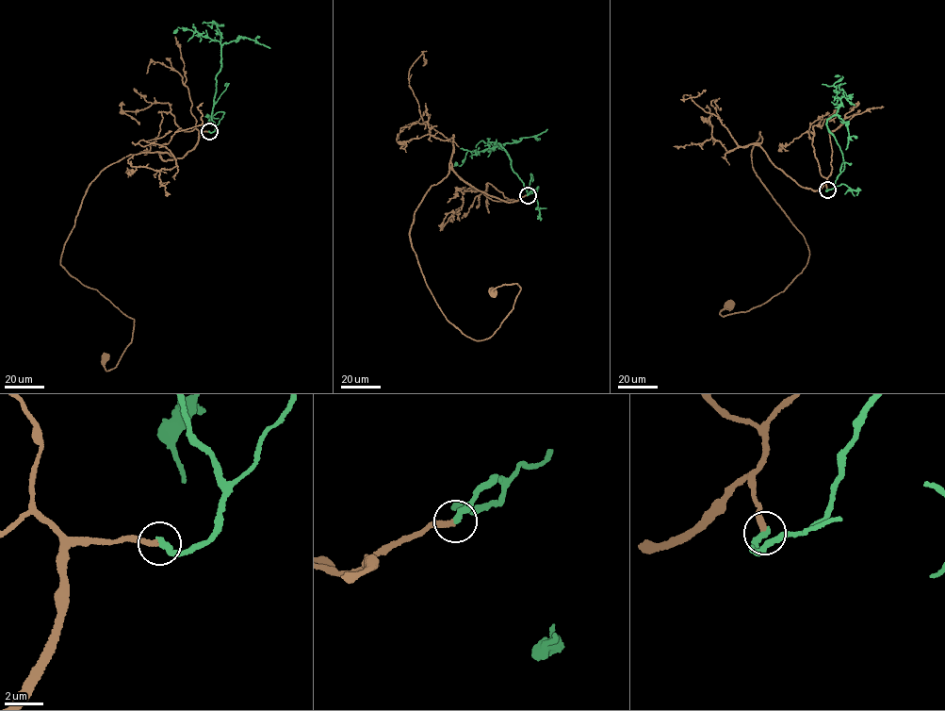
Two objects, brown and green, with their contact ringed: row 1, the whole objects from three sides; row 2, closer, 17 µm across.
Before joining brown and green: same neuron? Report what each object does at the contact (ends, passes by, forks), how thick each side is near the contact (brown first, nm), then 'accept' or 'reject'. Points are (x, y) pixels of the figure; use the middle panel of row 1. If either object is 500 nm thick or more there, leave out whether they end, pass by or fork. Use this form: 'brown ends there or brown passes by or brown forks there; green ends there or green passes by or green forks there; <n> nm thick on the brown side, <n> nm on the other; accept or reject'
brown ends there; green ends there; 240 nm thick on the brown side, 320 nm on the other; reject

